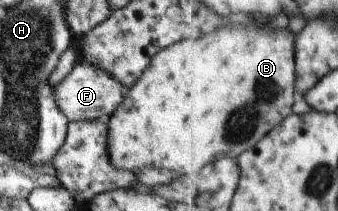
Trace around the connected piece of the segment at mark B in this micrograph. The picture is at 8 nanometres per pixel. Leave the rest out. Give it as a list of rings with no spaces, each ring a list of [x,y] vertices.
[[[227,26],[223,30],[211,32],[203,38],[180,40],[177,44],[172,44],[163,50],[160,50],[149,63],[141,78],[128,90],[123,98],[123,102],[115,108],[115,112],[106,119],[107,125],[107,154],[109,160],[119,168],[119,170],[128,170],[129,172],[137,172],[139,168],[145,166],[153,166],[153,168],[164,168],[171,170],[175,176],[188,176],[190,179],[207,178],[206,169],[210,164],[216,163],[222,158],[233,157],[239,158],[245,150],[255,148],[265,136],[281,126],[289,116],[293,115],[293,105],[299,100],[298,86],[298,56],[296,51],[296,36],[291,29],[271,28],[271,26],[253,28],[252,26],[243,26],[241,28],[233,28]]]

